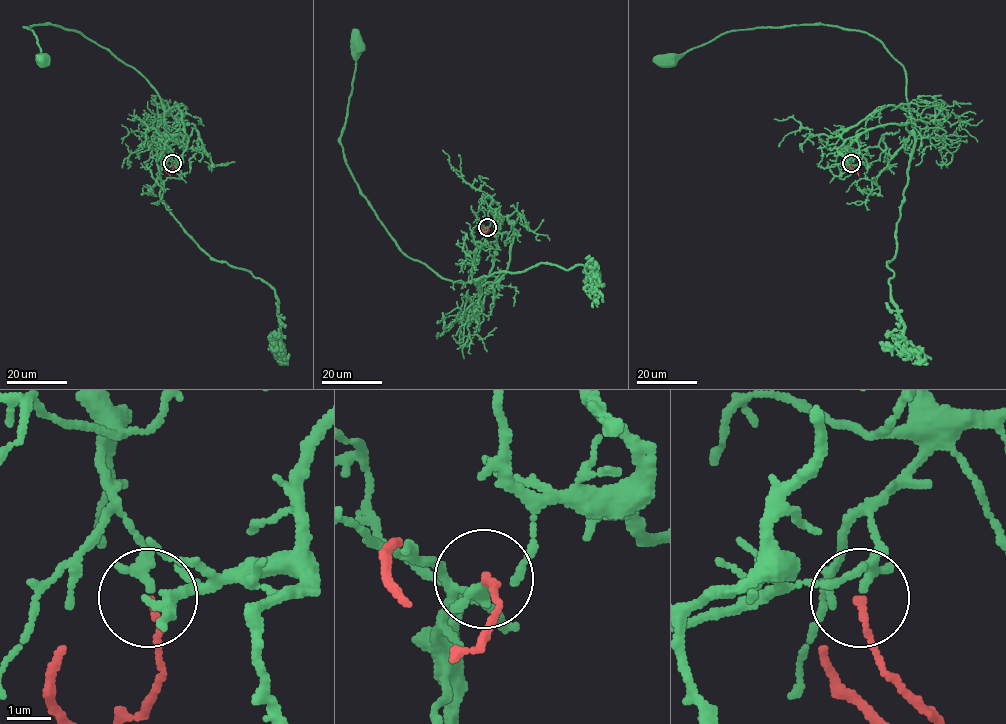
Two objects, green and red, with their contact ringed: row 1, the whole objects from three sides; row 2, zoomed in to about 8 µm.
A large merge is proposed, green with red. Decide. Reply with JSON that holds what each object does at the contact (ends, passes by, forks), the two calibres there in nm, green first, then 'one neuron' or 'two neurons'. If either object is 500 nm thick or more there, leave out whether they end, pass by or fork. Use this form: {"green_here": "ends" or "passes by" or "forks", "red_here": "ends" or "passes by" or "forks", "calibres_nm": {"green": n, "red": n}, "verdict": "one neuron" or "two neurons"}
{"green_here": "passes by", "red_here": "ends", "calibres_nm": {"green": 190, "red": 150}, "verdict": "one neuron"}

